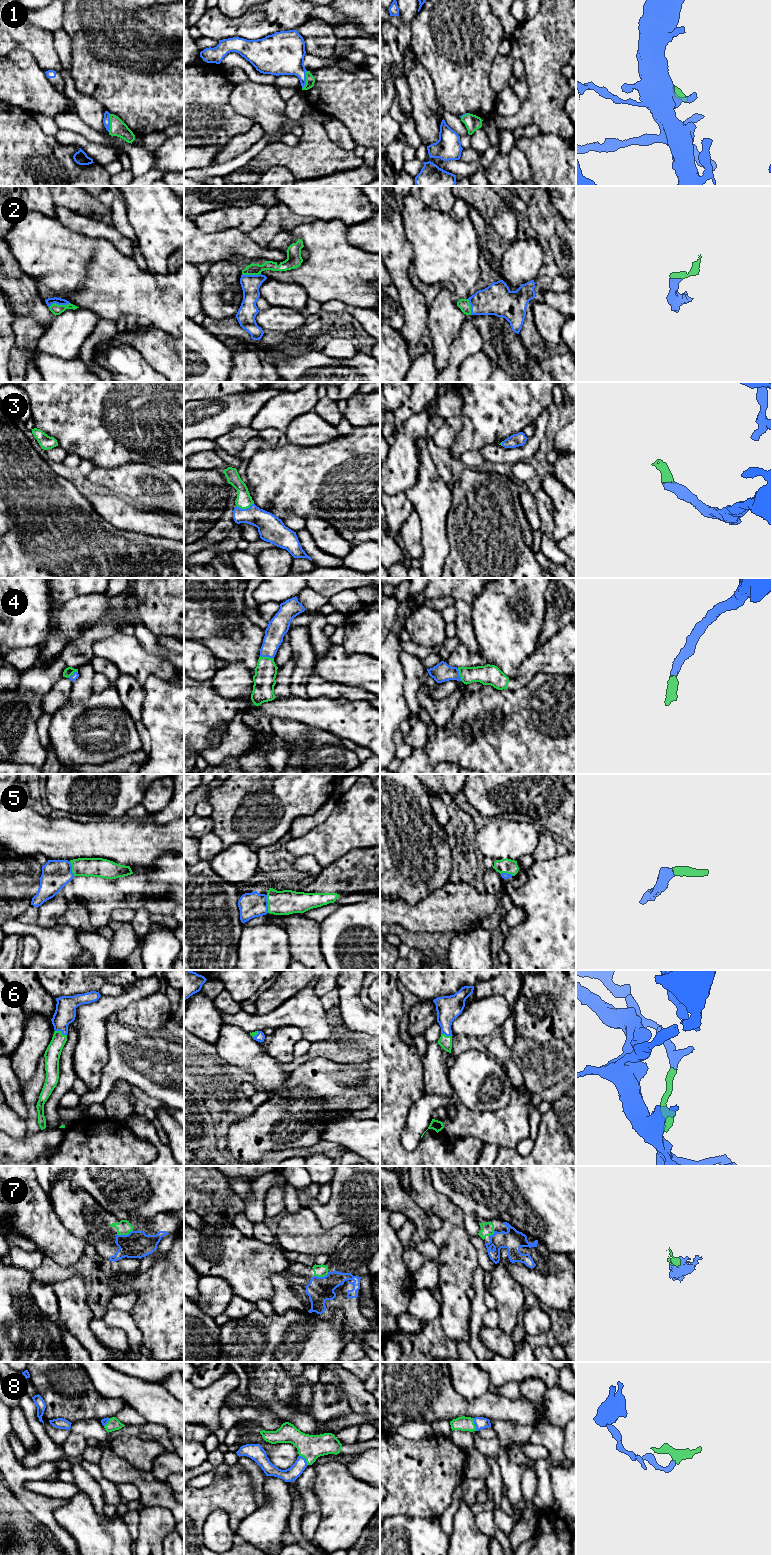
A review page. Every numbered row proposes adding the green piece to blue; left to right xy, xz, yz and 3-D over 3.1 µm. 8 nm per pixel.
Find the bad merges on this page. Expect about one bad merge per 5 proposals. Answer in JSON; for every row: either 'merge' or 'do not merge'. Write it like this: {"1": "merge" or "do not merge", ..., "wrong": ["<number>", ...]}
{"1": "merge", "2": "merge", "3": "merge", "4": "merge", "5": "merge", "6": "merge", "7": "merge", "8": "merge", "wrong": []}

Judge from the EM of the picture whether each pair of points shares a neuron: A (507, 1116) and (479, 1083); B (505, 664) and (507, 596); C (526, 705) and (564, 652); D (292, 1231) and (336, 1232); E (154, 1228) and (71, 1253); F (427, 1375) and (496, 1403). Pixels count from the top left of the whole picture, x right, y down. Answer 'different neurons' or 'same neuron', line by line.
A: different neurons
B: same neuron
C: different neurons
D: same neuron
E: different neurons
F: same neuron

